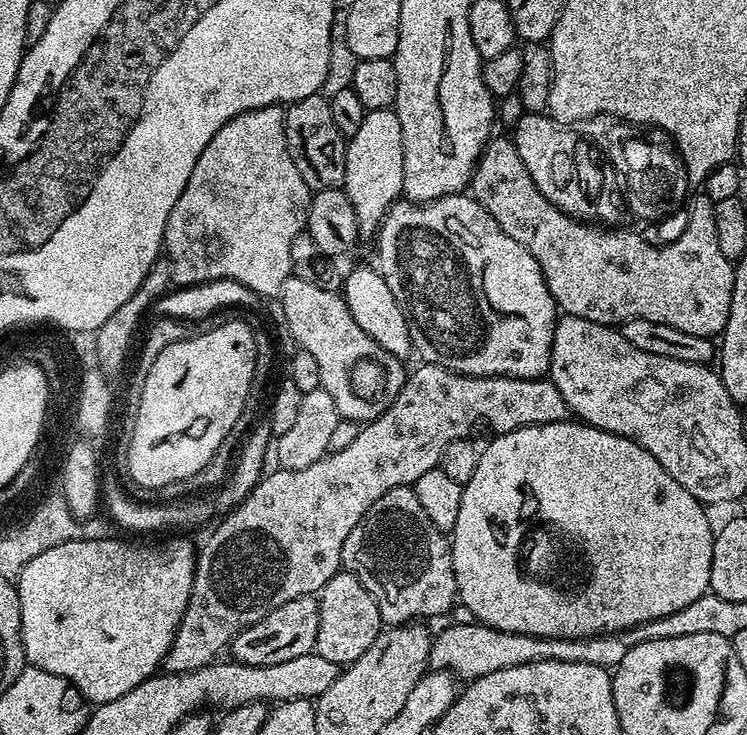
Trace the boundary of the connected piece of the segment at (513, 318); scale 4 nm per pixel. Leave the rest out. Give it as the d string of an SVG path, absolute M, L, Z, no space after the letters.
M471 195L443 196L425 205L414 204L407 198L401 198L384 215L384 220L374 237L374 243L376 243L375 267L401 308L406 326L409 328L411 347L415 355L421 356L419 359L423 363L437 364L463 376L509 376L519 380L538 380L548 372L552 357L552 339L558 319L556 299L550 294L536 259L522 246L518 246L518 242L514 242L514 238L510 238L510 234L506 234L502 226L498 226L498 222L494 222L490 213L479 202L473 200Z

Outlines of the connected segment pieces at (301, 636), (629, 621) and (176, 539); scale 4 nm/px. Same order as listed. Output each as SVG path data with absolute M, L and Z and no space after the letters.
M312 596L294 598L254 622L233 638L230 645L231 659L237 664L250 666L274 666L278 662L290 662L290 658L304 656L316 647L318 636L318 603Z
M571 419L559 420L553 424L532 424L528 428L493 435L491 439L485 446L484 453L477 458L468 480L463 481L462 510L458 510L458 522L450 533L458 600L476 615L473 617L479 623L503 632L582 640L586 636L624 632L654 618L674 614L674 610L690 606L694 598L709 591L714 528L708 525L705 505L695 500L690 490L674 482L674 478L666 474L664 467L645 448L624 436L583 422L573 422Z
M173 535L173 540L164 540L160 545L156 544L135 544L132 540L92 540L93 538L83 538L81 540L72 540L62 542L61 544L54 545L53 548L46 550L34 557L23 569L18 572L18 591L20 594L20 639L24 641L24 655L27 663L34 668L41 668L50 674L58 674L62 678L66 678L73 684L80 693L84 695L84 699L91 702L93 705L105 704L106 702L114 702L114 698L122 698L122 694L130 694L130 690L134 690L134 686L138 686L146 678L157 675L158 669L163 665L164 655L172 649L172 643L176 637L178 626L182 622L182 614L186 610L186 606L190 602L190 594L192 593L192 583L196 577L196 557L198 555L197 549L192 548L192 544L188 540L183 540L183 535Z

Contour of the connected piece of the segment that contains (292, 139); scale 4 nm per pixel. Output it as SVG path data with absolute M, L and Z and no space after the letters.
M321 93L296 100L285 111L284 133L287 136L287 148L293 159L301 158L301 172L308 188L320 191L324 188L336 188L343 185L345 176L346 138L338 130L331 117L328 99Z

